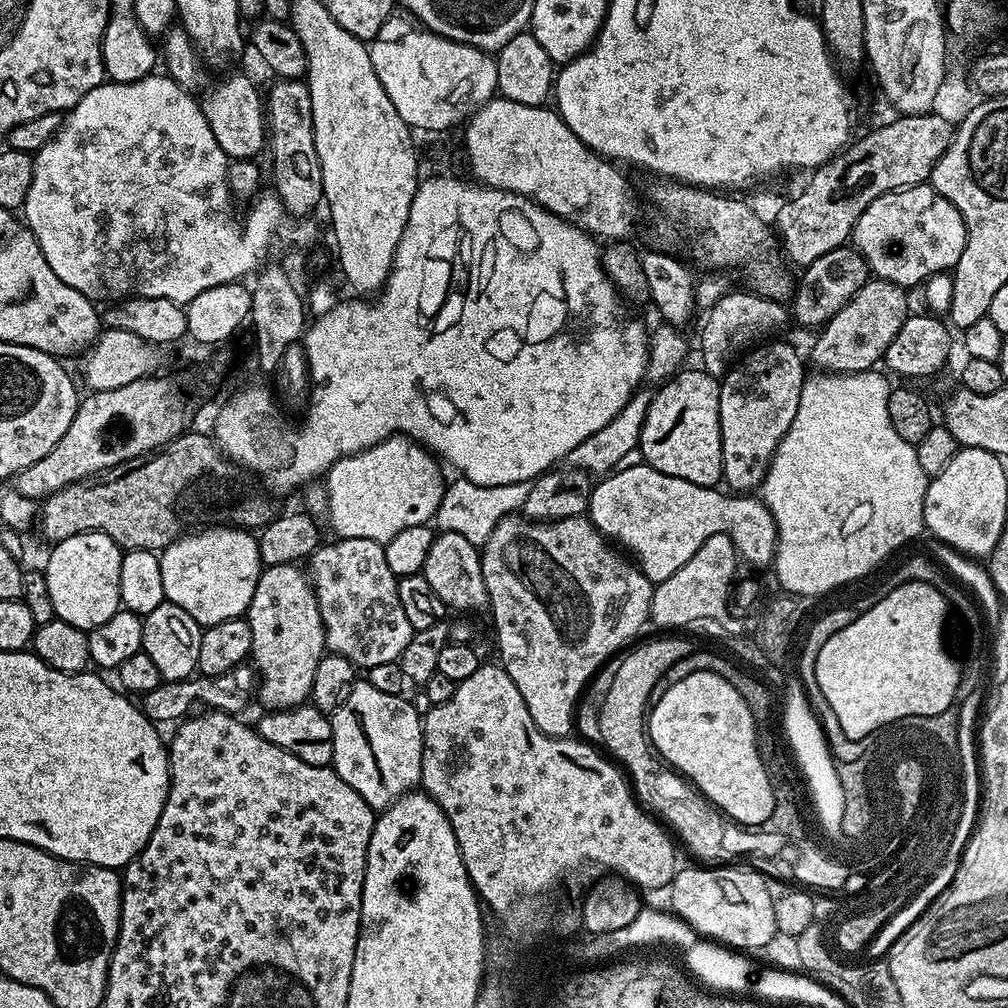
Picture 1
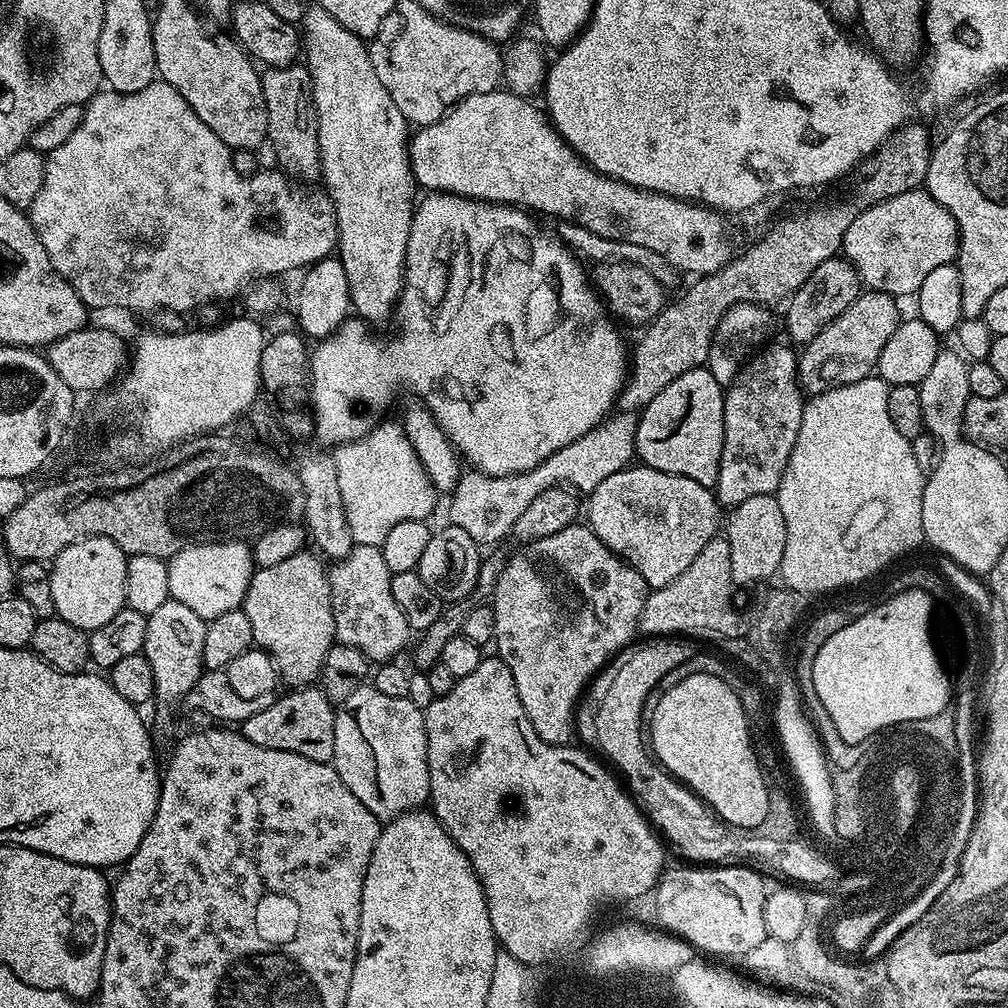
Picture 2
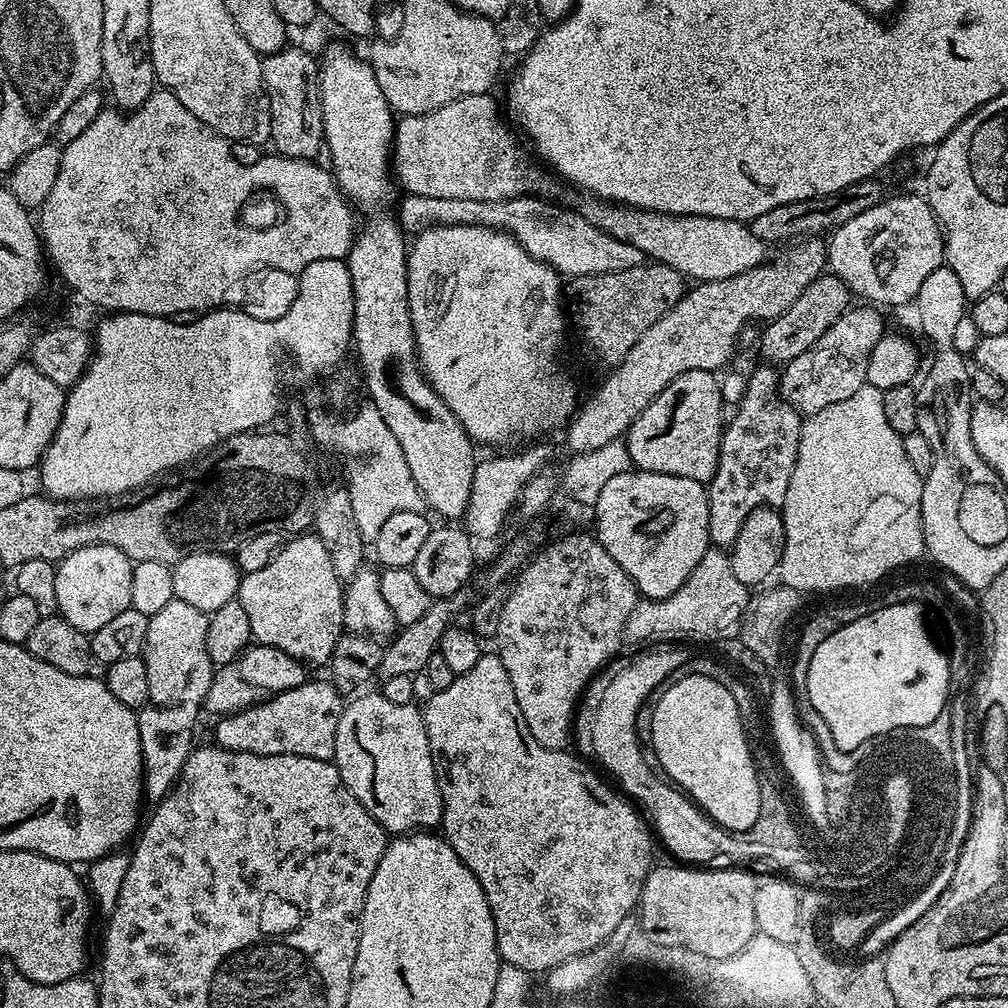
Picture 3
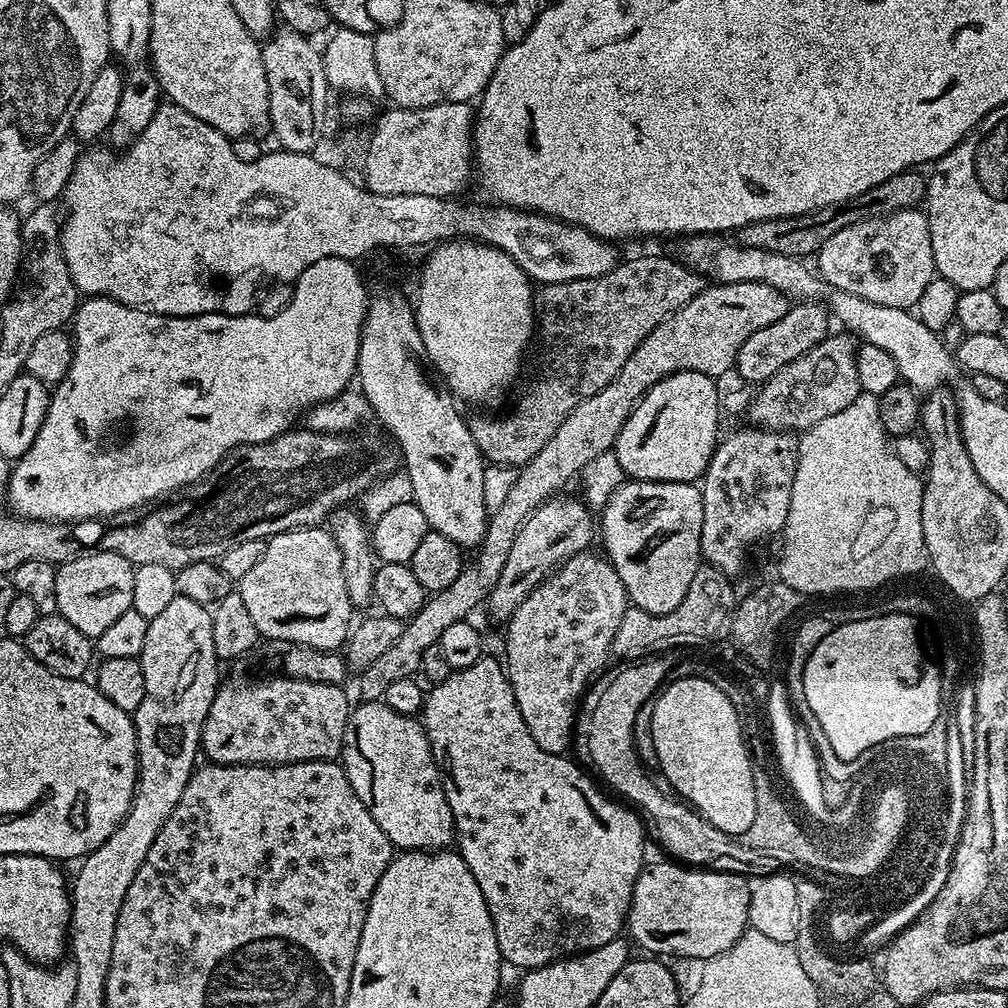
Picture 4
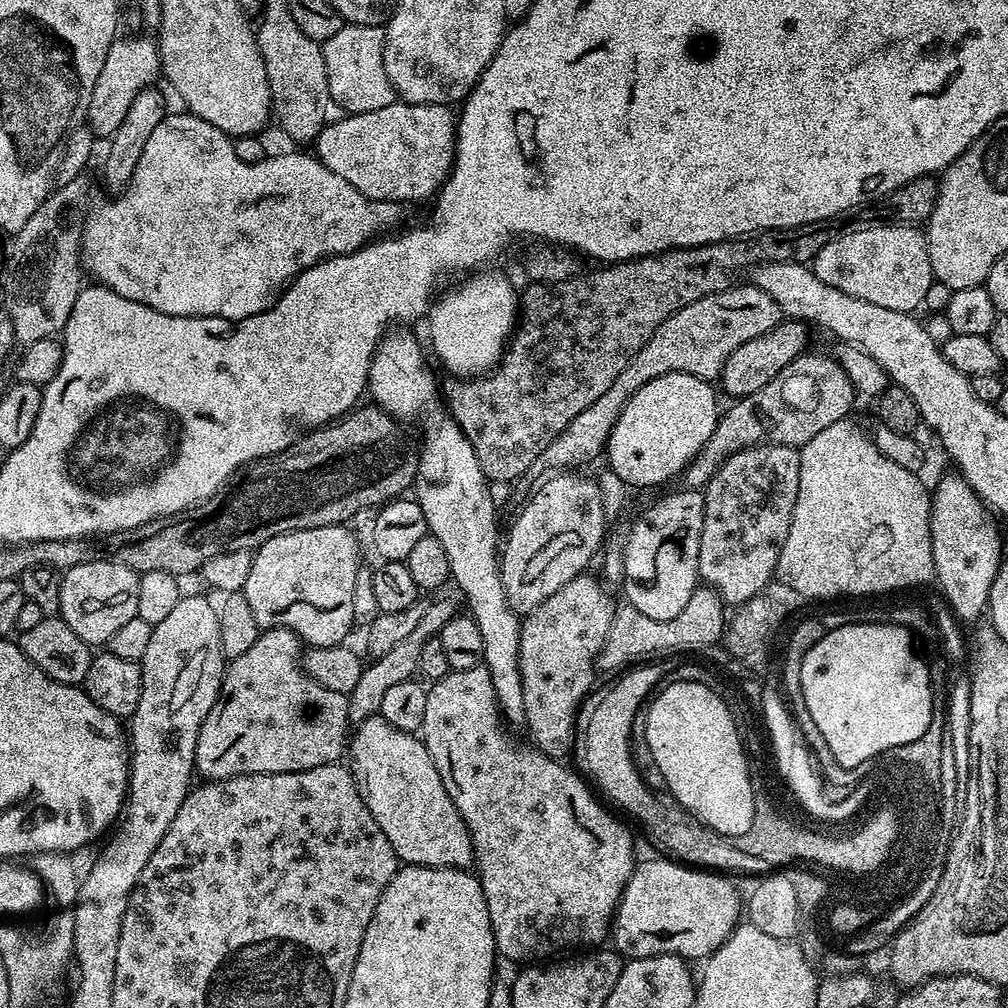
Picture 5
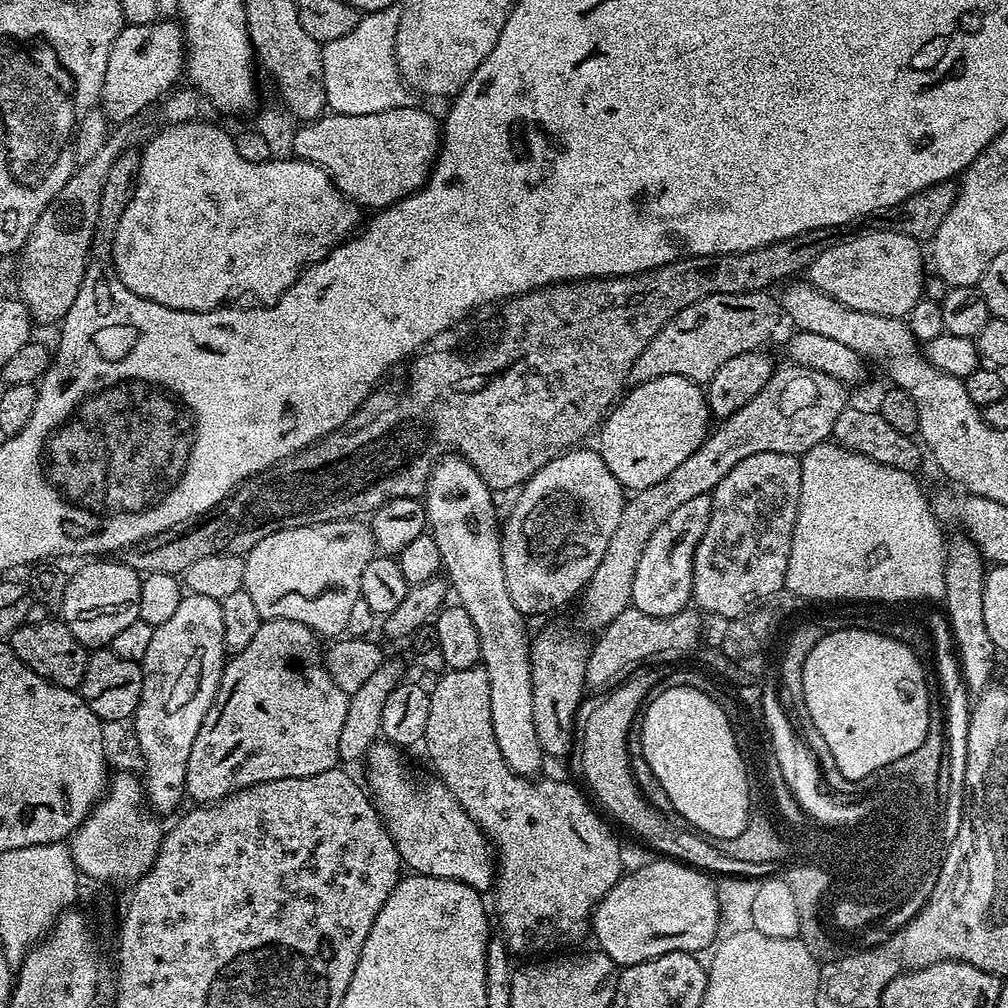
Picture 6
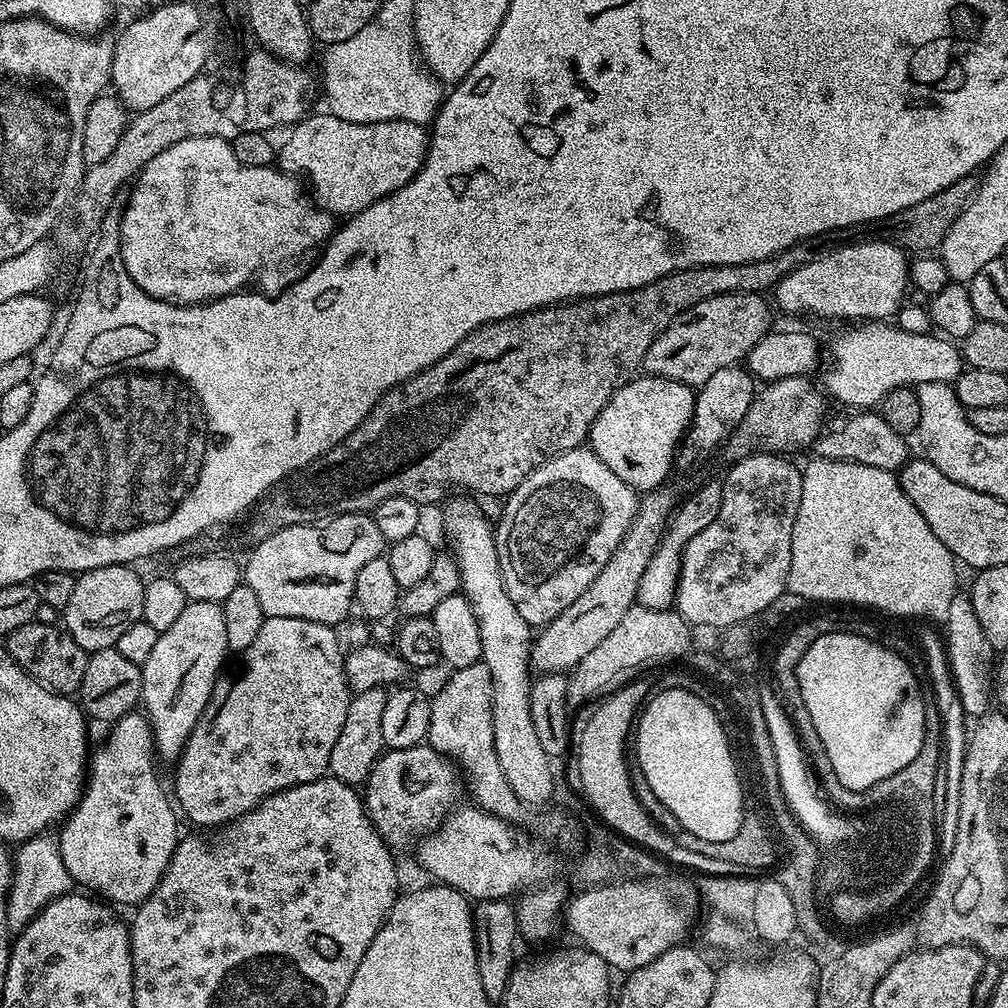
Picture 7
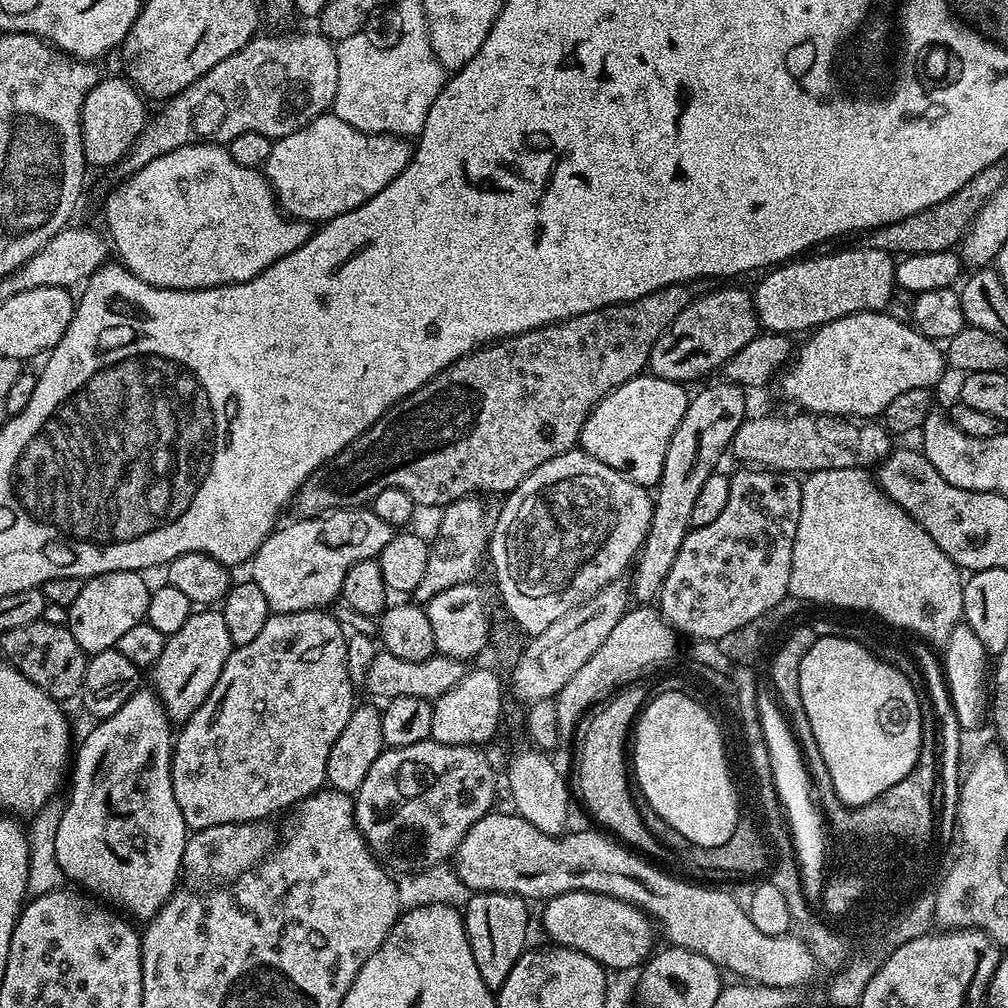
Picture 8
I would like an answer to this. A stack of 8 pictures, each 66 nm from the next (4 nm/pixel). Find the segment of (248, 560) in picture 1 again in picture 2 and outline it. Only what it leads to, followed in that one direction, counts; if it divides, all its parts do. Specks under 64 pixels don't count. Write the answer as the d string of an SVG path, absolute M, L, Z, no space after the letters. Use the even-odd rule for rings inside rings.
M219 540L213 544L195 544L167 561L170 574L170 597L190 606L205 622L226 614L244 603L244 595L252 581L254 561L252 549L238 540Z

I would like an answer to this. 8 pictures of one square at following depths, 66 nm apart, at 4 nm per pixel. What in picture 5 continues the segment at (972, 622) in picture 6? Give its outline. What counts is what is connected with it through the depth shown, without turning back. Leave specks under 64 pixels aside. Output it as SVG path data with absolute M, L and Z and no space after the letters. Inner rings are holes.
M950 472L933 489L931 510L931 550L934 552L934 573L937 583L954 610L962 620L974 620L987 609L989 592L1003 561L999 530L992 526L991 513L977 493L965 482L964 477Z

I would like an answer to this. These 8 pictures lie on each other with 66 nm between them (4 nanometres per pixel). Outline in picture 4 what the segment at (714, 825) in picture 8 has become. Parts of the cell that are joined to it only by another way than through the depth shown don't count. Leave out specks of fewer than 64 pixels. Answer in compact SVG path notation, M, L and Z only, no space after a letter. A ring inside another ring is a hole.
M689 674L673 679L660 695L660 708L656 708L660 760L664 760L668 776L676 780L676 788L692 795L703 812L728 832L740 832L752 820L755 786L751 781L750 748L740 744L740 732L742 725L730 698L703 676Z

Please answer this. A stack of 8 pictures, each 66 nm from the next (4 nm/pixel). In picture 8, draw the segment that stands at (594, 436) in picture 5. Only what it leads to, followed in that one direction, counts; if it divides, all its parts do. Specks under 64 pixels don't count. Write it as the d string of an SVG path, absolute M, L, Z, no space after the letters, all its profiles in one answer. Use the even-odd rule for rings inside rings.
M724 288L709 296L697 295L674 318L674 322L654 342L650 350L648 368L651 375L667 380L689 382L719 369L746 342L758 335L756 306L751 295L740 288Z

